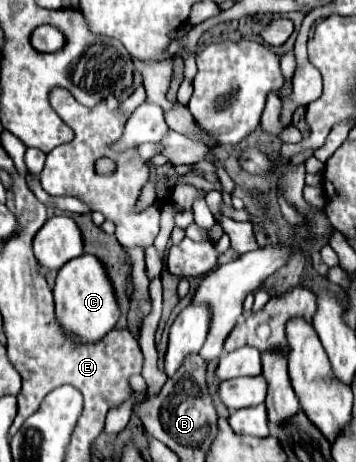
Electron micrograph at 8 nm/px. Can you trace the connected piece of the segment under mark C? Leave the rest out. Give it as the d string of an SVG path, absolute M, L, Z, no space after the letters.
M82 255L76 257L74 261L68 261L58 271L52 293L54 293L58 323L66 329L66 333L70 333L70 337L74 337L74 341L86 341L86 343L100 341L116 325L120 317L120 309L112 285L108 281L106 269L92 255Z

